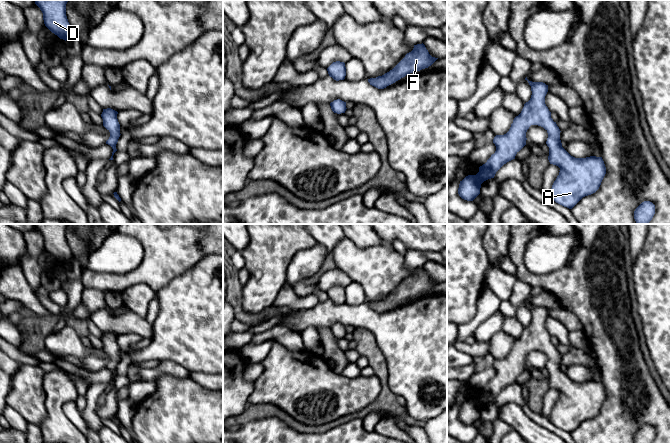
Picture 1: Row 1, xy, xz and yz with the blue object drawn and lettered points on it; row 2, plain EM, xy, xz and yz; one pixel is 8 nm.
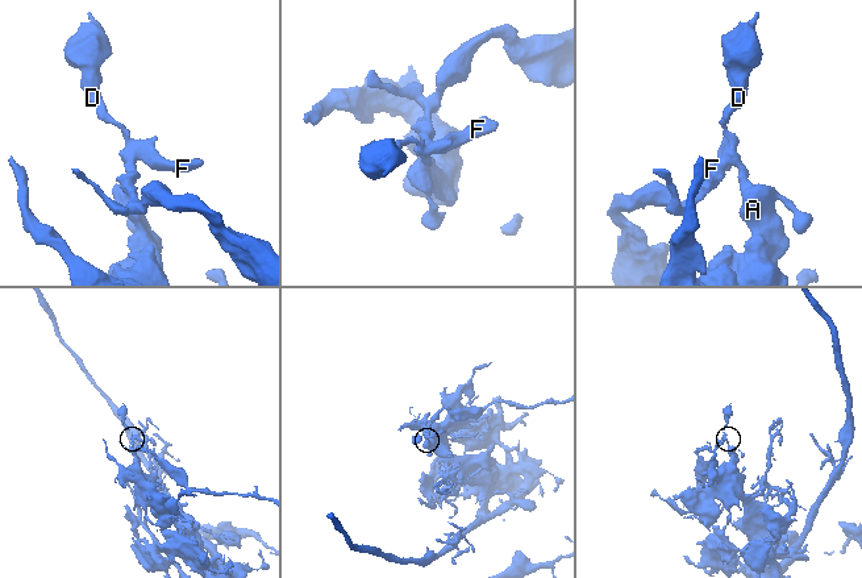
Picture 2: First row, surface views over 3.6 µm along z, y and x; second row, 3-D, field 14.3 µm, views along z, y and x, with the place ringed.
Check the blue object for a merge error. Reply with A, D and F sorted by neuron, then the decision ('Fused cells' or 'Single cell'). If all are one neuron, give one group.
Groups: A / D F. Fused cells

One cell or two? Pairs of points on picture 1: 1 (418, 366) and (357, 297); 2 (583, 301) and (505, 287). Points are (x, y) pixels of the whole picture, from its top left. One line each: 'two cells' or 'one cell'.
1: two cells
2: two cells

